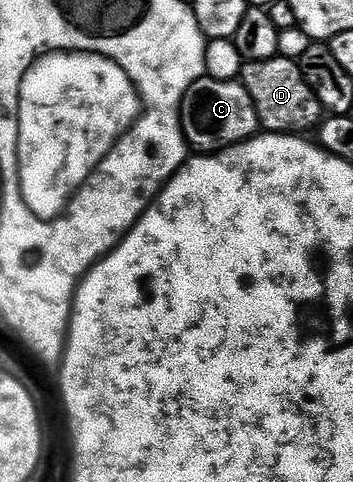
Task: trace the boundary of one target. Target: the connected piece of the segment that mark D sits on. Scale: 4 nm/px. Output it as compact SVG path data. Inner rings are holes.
M272 57L270 61L245 61L239 78L255 103L257 120L262 130L286 135L305 135L308 129L316 130L323 120L319 99L307 87L296 60Z

